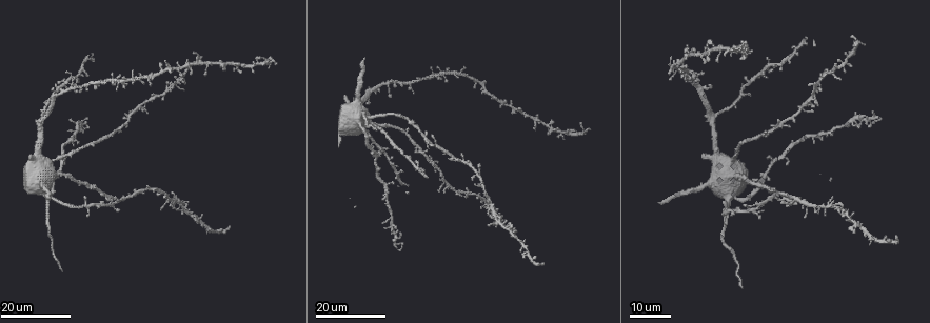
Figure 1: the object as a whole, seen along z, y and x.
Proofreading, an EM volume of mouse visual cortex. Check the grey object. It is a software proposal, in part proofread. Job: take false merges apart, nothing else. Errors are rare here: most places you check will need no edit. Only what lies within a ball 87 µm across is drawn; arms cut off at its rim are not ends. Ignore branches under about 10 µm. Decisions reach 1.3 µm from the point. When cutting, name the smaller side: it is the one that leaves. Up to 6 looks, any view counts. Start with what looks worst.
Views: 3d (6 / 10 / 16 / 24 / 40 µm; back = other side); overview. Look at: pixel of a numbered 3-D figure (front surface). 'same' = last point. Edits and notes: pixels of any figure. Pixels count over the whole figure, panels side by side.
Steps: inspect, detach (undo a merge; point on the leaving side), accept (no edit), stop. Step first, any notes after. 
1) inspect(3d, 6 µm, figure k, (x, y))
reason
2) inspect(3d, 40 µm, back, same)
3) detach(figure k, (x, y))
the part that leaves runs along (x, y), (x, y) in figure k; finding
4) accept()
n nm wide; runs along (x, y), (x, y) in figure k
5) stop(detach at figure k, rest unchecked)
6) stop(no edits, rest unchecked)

inspect(3d, 24 µm, figure 1, (550, 128))
narrows sharply

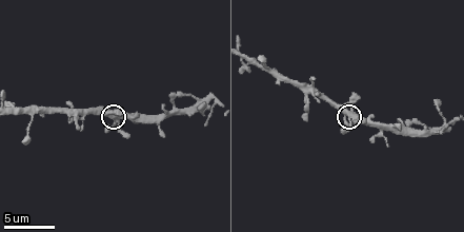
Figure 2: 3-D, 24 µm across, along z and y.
inspect(3d, 6 µm, figure 2, (353, 111))

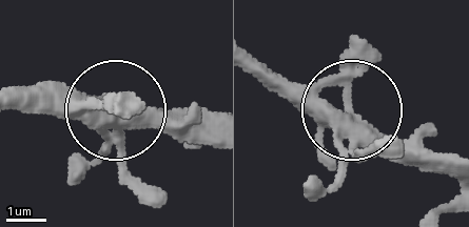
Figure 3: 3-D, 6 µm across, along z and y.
accept()
runs along (257, 59), (425, 169) in figure 3; all the same cell

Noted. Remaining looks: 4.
inspect(3d, 16 µm, figure 1, (184, 208))
sudden change in width

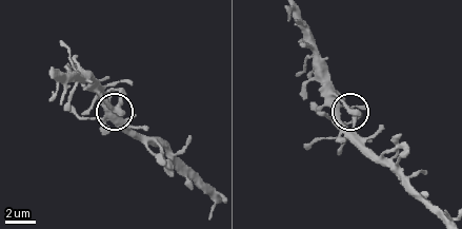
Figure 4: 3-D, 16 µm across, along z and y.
inspect(3d, 6 µm, figure 4, (117, 107))

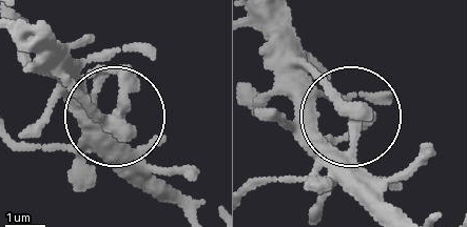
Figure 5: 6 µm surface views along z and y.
inspect(3d, 6 µm, back, figure 5, (353, 114))

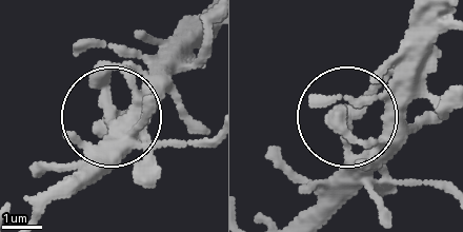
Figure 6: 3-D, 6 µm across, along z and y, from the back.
accept()
3 arms; one cell here

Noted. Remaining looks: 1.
stop(no edits, rest unchecked)

